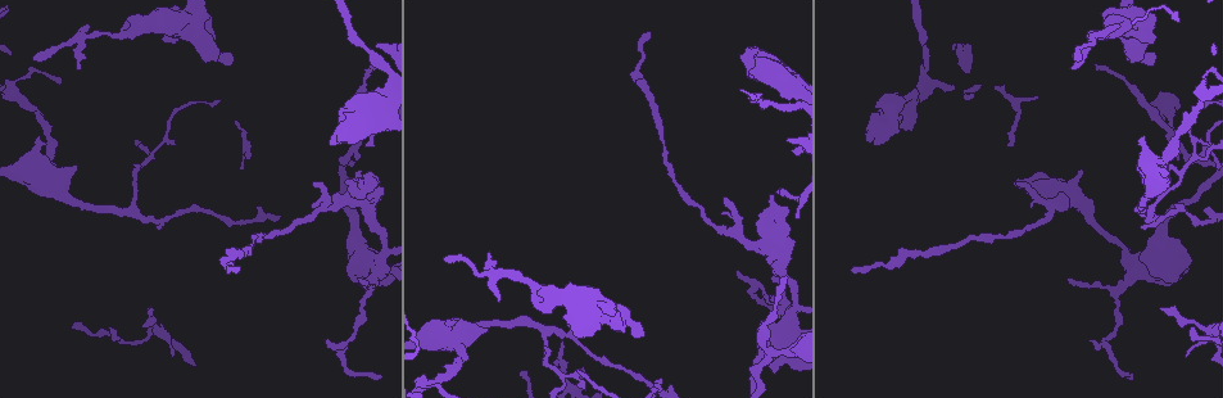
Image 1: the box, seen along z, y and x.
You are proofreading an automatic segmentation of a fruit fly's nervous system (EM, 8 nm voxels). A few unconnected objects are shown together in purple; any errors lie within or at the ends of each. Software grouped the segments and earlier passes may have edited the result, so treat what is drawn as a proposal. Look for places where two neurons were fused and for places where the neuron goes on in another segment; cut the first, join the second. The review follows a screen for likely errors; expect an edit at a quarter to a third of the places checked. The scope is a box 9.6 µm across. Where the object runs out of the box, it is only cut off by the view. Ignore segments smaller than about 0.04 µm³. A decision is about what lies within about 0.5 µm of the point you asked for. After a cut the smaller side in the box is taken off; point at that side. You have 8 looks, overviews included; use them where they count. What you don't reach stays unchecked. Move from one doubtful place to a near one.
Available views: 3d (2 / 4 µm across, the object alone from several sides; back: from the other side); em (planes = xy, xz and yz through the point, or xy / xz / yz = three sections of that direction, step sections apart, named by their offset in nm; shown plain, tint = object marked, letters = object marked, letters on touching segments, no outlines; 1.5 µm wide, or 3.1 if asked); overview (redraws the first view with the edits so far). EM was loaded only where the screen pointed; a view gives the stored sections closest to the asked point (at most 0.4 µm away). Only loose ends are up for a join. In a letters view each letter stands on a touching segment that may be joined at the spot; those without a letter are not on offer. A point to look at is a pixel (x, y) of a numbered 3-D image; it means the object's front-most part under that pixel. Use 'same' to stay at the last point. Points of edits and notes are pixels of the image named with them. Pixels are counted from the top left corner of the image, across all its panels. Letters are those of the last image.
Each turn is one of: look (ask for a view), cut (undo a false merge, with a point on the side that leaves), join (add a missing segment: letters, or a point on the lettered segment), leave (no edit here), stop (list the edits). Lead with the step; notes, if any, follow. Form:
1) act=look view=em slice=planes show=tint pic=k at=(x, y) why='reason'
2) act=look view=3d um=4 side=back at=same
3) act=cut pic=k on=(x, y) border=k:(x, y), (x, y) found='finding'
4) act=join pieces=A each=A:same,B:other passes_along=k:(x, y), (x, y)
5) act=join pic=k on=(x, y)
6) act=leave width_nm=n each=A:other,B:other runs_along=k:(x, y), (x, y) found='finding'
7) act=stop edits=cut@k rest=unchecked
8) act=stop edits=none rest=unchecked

act=look view=3d um=2 pic=1 at=(1131, 375) why='tapers out'

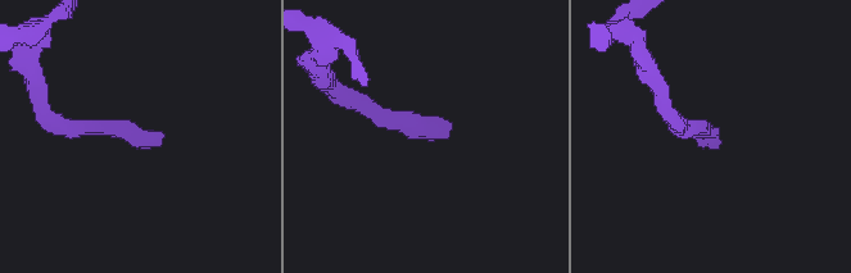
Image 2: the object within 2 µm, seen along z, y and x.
act=look view=em slice=yz step=8 show=tint pic=2 at=(163, 137) why='now the EM'

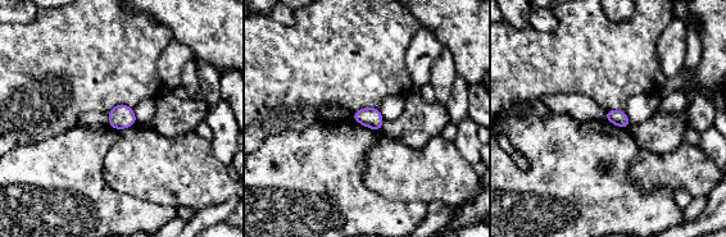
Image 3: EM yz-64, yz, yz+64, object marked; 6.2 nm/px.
act=look view=em slice=planes show=letters at=same

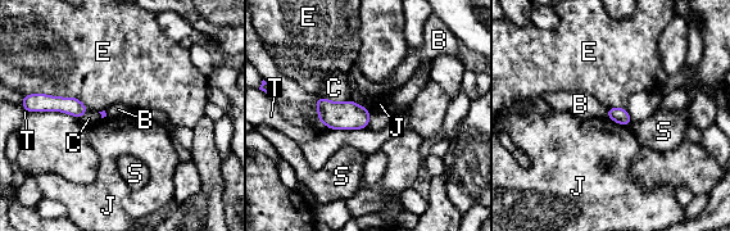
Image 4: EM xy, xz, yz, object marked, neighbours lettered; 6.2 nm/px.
act=leave each=B:other,C:other,E:other,J:other,S:other,T:other border=4:(606, 116), (629, 126) found='no lettered segment goes on from it'

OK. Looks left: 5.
act=look view=3d um=4 pic=1 at=(1067, 279) why='thin end'

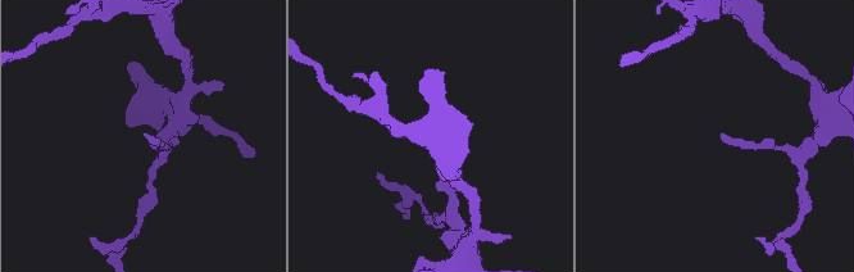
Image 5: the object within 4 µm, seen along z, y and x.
act=look view=em slice=planes show=letters pic=5 at=(143, 133)

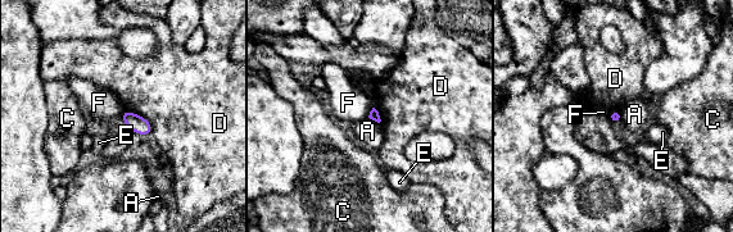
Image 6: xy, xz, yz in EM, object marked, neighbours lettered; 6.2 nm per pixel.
act=leave each=A:other,C:other,D:other,E:other,F:other border=6:(372, 107), (367, 117) found='none of them fits'

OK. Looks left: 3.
act=look view=em slice=planes show=plain pic=1 at=(360, 182) why='branch stops here'

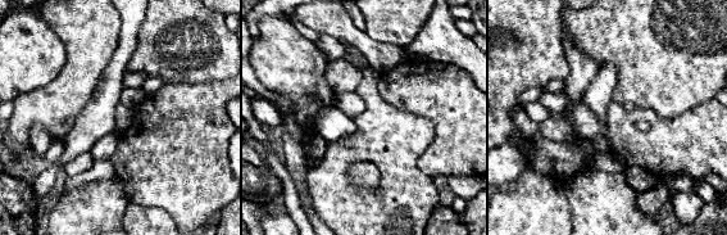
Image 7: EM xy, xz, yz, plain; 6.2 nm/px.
act=look view=em slice=planes show=letters at=same

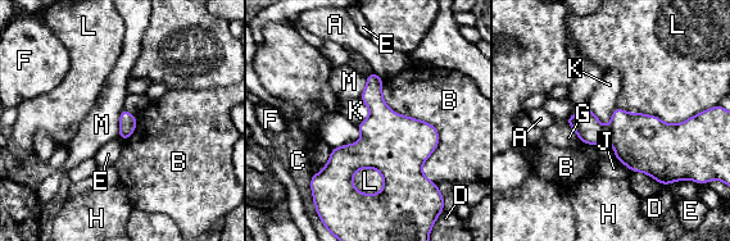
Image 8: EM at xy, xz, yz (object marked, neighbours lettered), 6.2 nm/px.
act=leave longest_contact=B:750nm each=A:other,B:other,C:other,D:other,E:other,F:other,G:other,H:other,J:other,K:other,L:other,M:other border=8:(588, 107), (604, 127), (610, 126) found='none of them fits'

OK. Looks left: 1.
act=stop edits=none rest=unchecked

